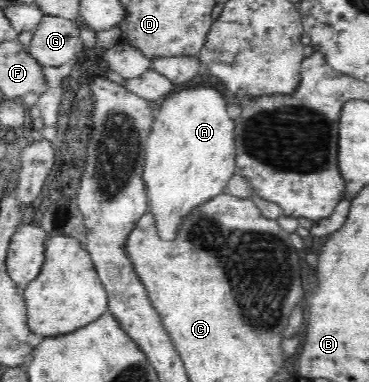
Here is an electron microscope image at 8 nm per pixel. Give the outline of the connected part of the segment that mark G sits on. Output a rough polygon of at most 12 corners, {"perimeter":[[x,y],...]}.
{"perimeter":[[44,16],[26,50],[59,67],[83,49],[73,20]]}

